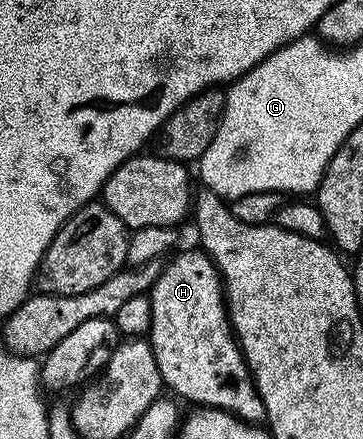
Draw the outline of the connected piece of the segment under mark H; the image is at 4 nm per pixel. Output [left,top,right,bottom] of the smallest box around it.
[147,249,265,423]

